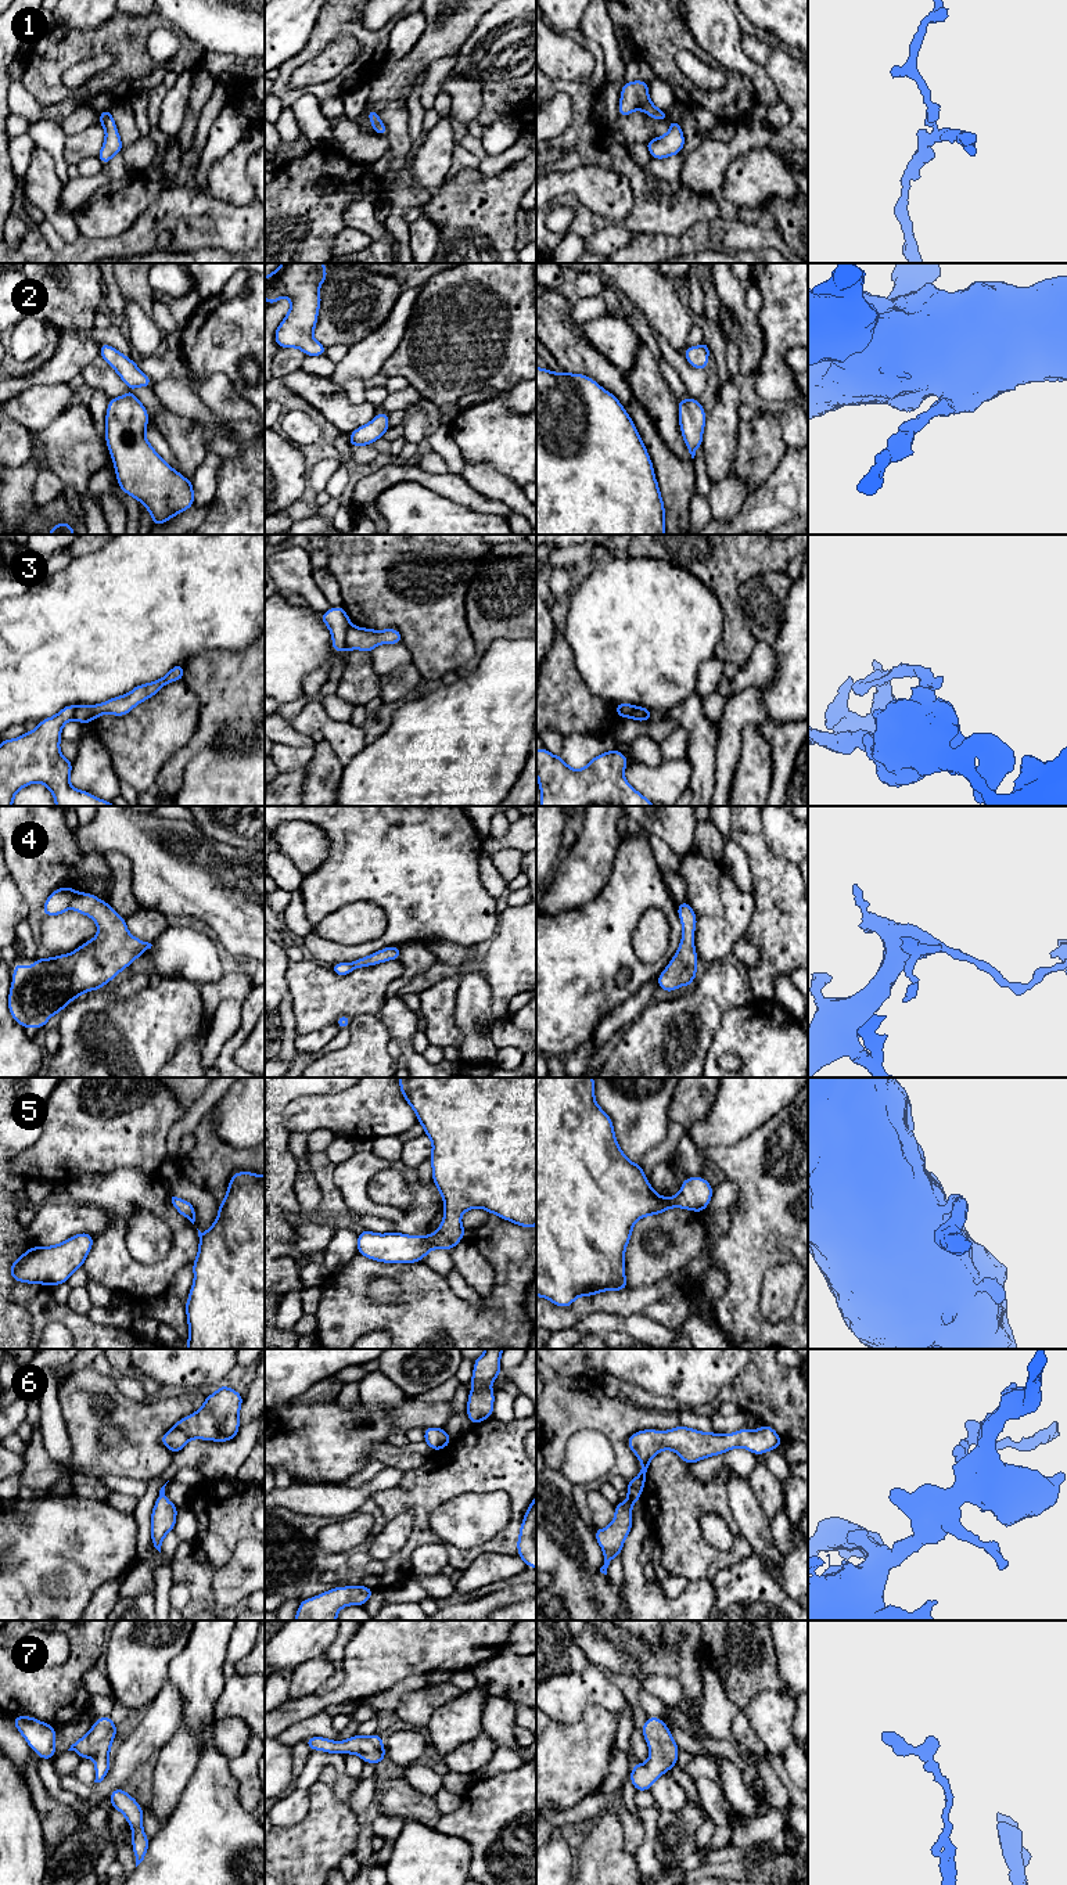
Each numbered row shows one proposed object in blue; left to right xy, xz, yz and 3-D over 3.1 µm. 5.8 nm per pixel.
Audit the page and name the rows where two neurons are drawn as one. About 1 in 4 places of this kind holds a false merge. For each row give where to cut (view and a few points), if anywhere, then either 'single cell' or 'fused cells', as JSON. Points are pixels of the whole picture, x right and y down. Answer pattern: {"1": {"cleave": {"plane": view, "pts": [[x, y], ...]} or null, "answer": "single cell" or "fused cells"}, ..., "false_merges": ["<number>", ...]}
{"1": {"cleave": null, "answer": "single cell"}, "2": {"cleave": null, "answer": "single cell"}, "3": {"cleave": {"plane": "xz", "pts": [[351, 625], [345, 636], [345, 648]]}, "answer": "fused cells"}, "4": {"cleave": null, "answer": "single cell"}, "5": {"cleave": null, "answer": "single cell"}, "6": {"cleave": null, "answer": "single cell"}, "7": {"cleave": null, "answer": "single cell"}, "false_merges": ["3"]}

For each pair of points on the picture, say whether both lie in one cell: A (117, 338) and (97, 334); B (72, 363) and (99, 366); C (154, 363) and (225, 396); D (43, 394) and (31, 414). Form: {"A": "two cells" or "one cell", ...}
{"A": "one cell", "B": "two cells", "C": "one cell", "D": "one cell"}

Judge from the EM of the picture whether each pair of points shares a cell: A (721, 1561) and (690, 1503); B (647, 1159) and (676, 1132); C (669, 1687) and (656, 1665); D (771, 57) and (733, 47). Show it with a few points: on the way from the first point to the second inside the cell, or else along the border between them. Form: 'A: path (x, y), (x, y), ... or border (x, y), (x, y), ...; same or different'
A: path (706, 1551), (690, 1536), (690, 1518); same
B: path (656, 1155), (672, 1140); same
C: border (647, 1669), (674, 1676), (683, 1694); different
D: border (742, 33), (743, 49), (765, 69), (766, 75); different

